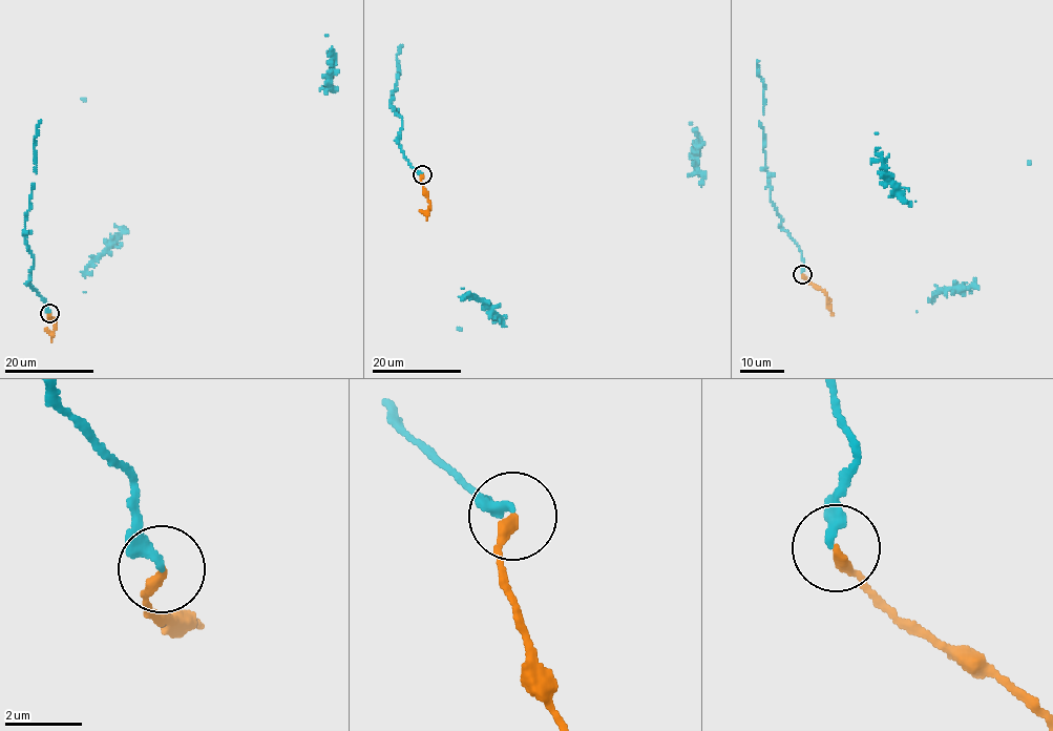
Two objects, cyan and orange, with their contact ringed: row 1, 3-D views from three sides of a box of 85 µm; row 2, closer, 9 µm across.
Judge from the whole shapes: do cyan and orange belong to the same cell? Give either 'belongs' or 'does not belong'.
belongs

